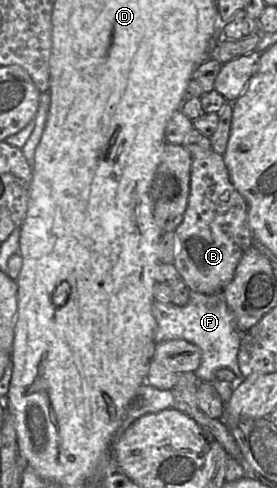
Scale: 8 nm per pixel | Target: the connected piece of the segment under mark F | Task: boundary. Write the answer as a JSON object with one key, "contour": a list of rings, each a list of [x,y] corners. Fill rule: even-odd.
{"contour":[[[190,290],[189,301],[185,306],[177,306],[172,302],[162,304],[154,300],[152,313],[157,323],[155,343],[183,339],[197,345],[202,351],[202,358],[199,367],[195,371],[196,376],[201,381],[210,382],[225,405],[245,377],[238,365],[242,333],[236,326],[234,316],[227,306],[223,292],[205,295]],[[222,367],[231,369],[235,373],[236,378],[233,381],[216,379],[214,372]]]}

